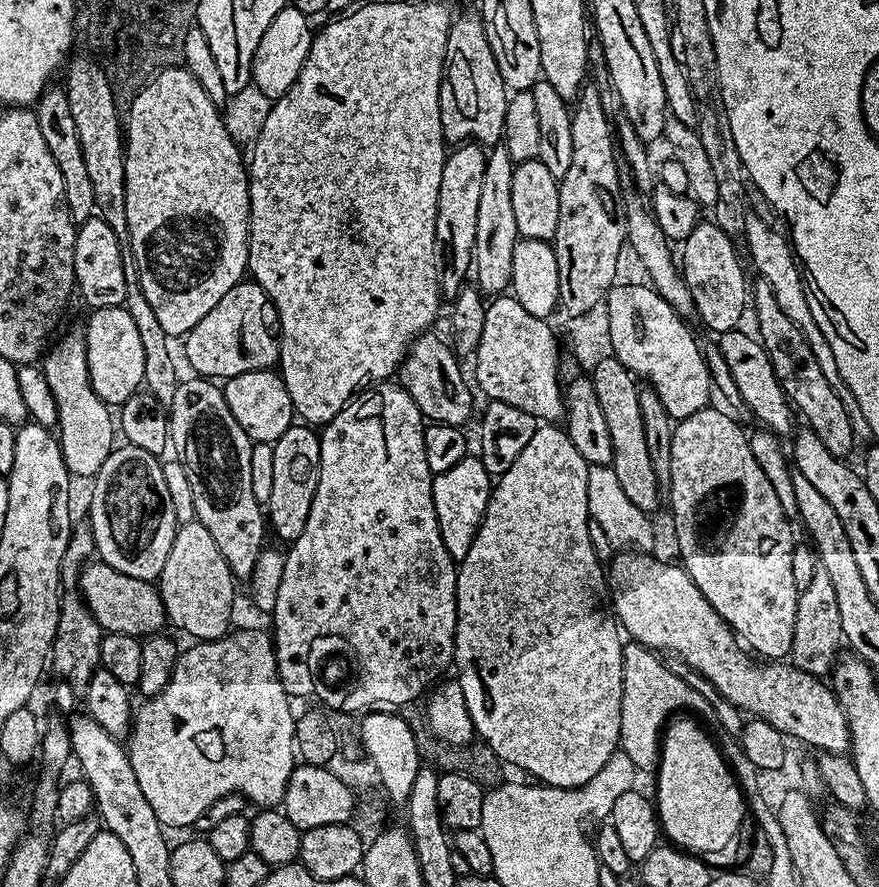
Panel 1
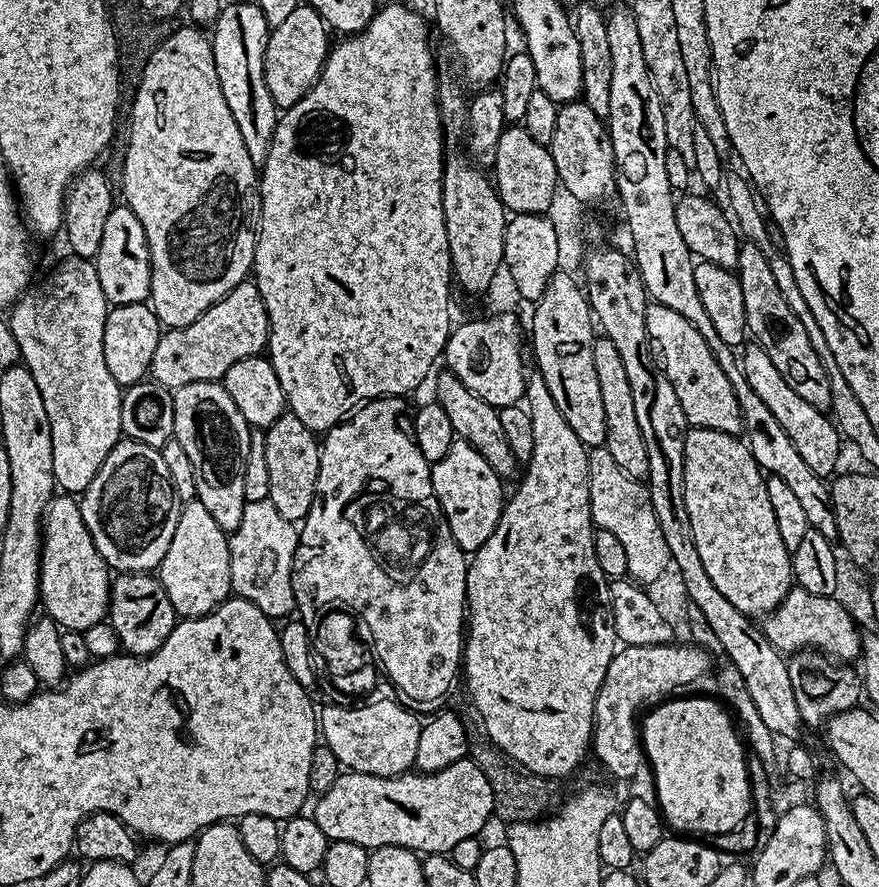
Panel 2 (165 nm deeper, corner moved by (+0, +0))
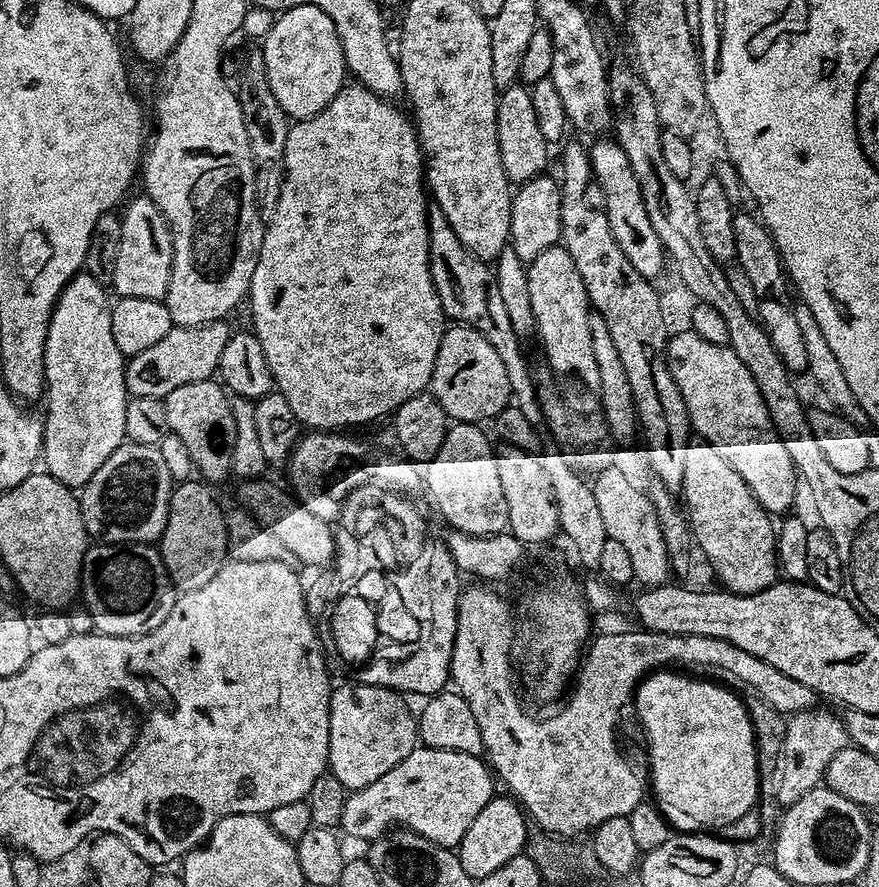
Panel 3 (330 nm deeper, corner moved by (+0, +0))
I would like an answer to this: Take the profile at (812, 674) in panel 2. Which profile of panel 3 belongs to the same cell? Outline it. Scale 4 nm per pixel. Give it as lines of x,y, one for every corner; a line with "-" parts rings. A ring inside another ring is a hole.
823,706
791,713
787,721
786,742
782,746
778,778
778,802
781,806
798,802
808,791
821,787
824,772
830,766
830,758
834,758
838,750
849,747
850,744
848,728
843,719

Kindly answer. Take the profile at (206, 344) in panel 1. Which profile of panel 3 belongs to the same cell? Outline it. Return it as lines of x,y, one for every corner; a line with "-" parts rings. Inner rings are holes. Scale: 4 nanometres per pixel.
215,320
209,324
201,324
198,328
173,326
161,340
150,346
150,350
142,350
142,354
131,357
124,365
124,381
129,397
163,398
170,394
170,390
178,390
178,386
215,377
220,366
222,350
226,350
226,342
230,335
230,328
226,325
224,320

